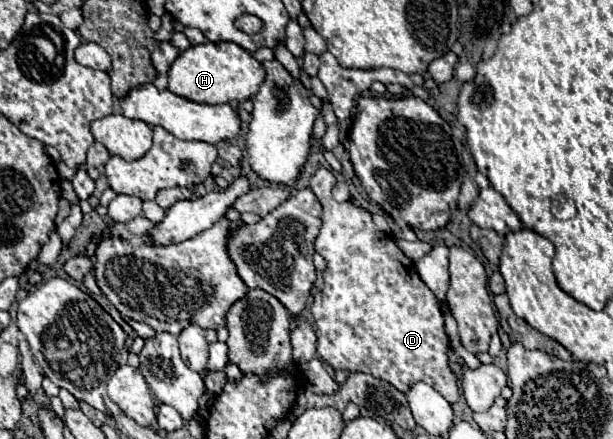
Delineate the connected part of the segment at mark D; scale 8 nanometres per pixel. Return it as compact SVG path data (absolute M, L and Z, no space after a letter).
M320 167L312 179L310 189L316 193L322 203L322 227L314 241L316 253L320 253L326 261L326 269L322 273L324 285L322 293L314 297L312 315L316 321L318 335L318 355L328 361L332 369L344 371L364 371L378 379L388 381L398 391L408 393L410 385L424 381L434 387L448 403L458 401L458 377L448 365L446 351L450 349L450 339L444 333L444 317L434 293L422 283L414 271L414 263L398 249L394 239L376 229L372 217L366 209L354 207L348 203L338 203L332 197L332 187L336 177L330 169Z

